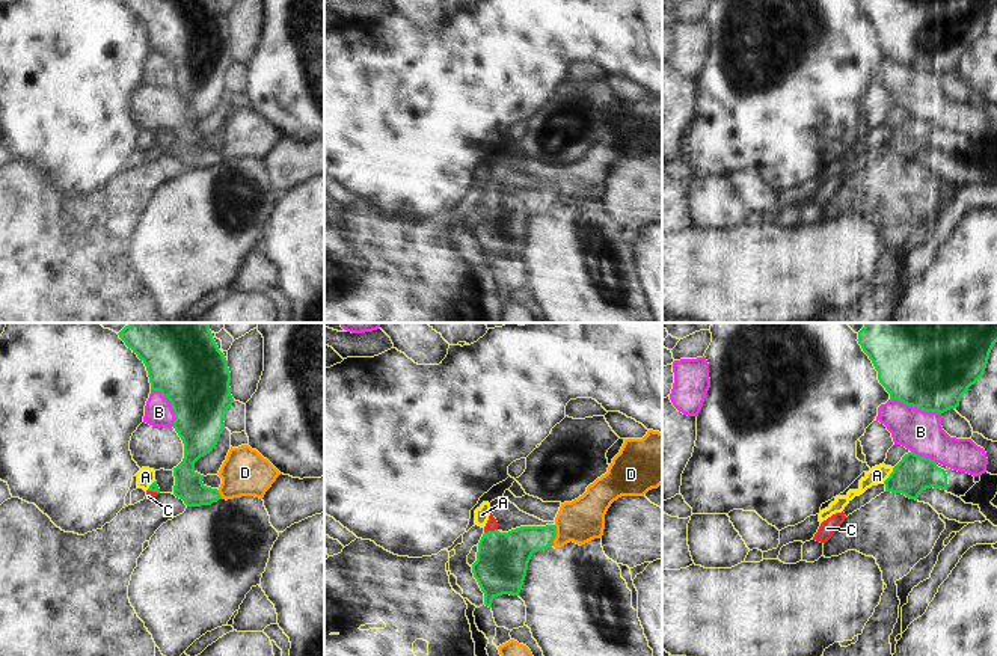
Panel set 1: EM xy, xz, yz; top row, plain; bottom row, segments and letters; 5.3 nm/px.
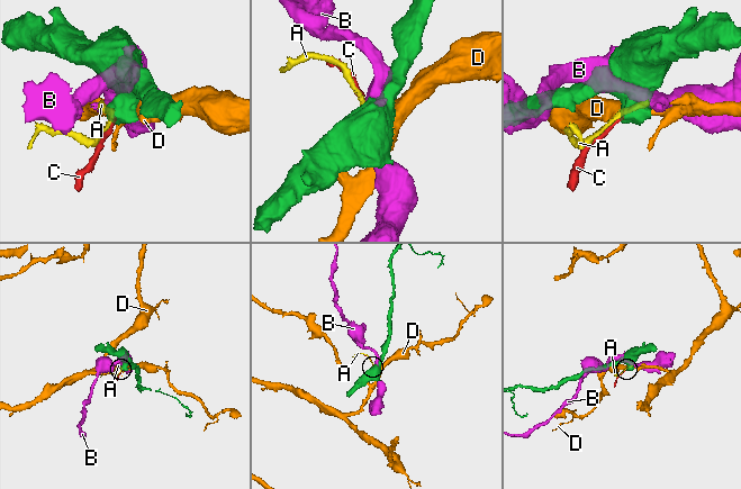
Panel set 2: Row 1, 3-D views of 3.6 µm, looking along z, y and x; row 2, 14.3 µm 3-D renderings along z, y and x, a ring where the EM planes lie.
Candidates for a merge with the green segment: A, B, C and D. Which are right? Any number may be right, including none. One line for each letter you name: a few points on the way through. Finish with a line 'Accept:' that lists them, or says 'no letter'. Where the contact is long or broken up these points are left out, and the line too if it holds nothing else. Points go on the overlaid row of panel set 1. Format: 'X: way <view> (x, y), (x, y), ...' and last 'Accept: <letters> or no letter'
C: way xz (503, 558), (493, 546), (490, 531), (492, 524)
Accept: C

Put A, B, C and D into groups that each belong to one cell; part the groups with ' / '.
A / B / C / D

